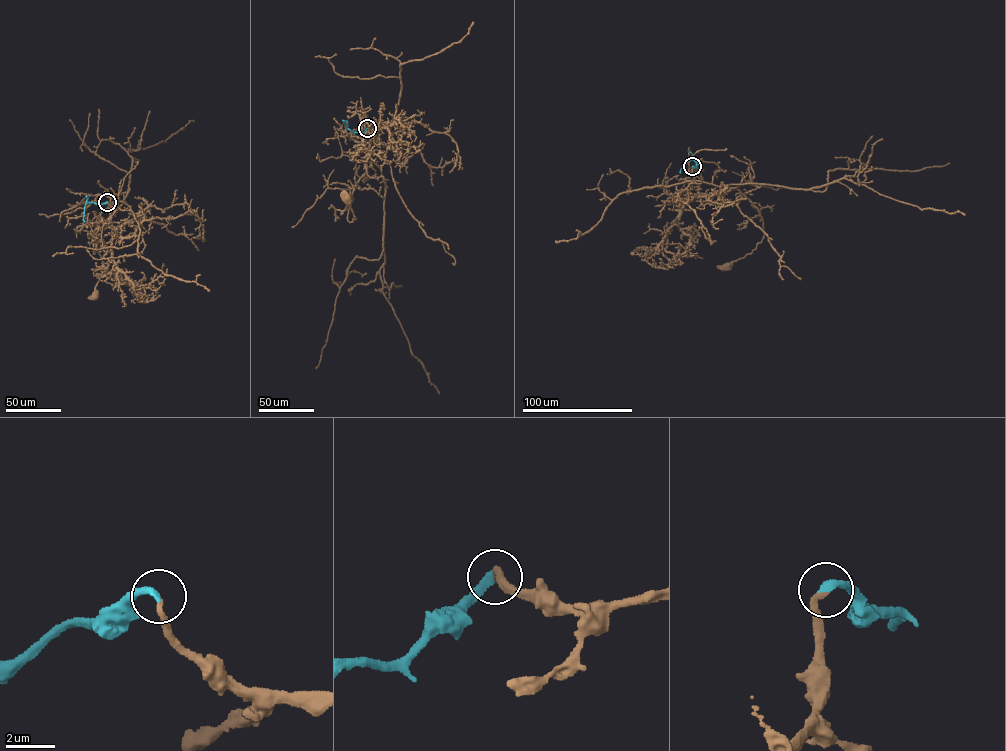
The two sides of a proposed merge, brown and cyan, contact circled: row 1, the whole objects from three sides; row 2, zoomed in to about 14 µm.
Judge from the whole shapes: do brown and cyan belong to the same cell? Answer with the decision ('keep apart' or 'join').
join

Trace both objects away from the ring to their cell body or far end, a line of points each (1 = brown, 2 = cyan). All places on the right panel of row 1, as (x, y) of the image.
1: (692, 166), (685, 179), (728, 184), (717, 192), (735, 188), (761, 217), (762, 239), (750, 253), (725, 266)
2: (692, 166), (696, 167), (696, 161), (689, 160), (680, 173)

